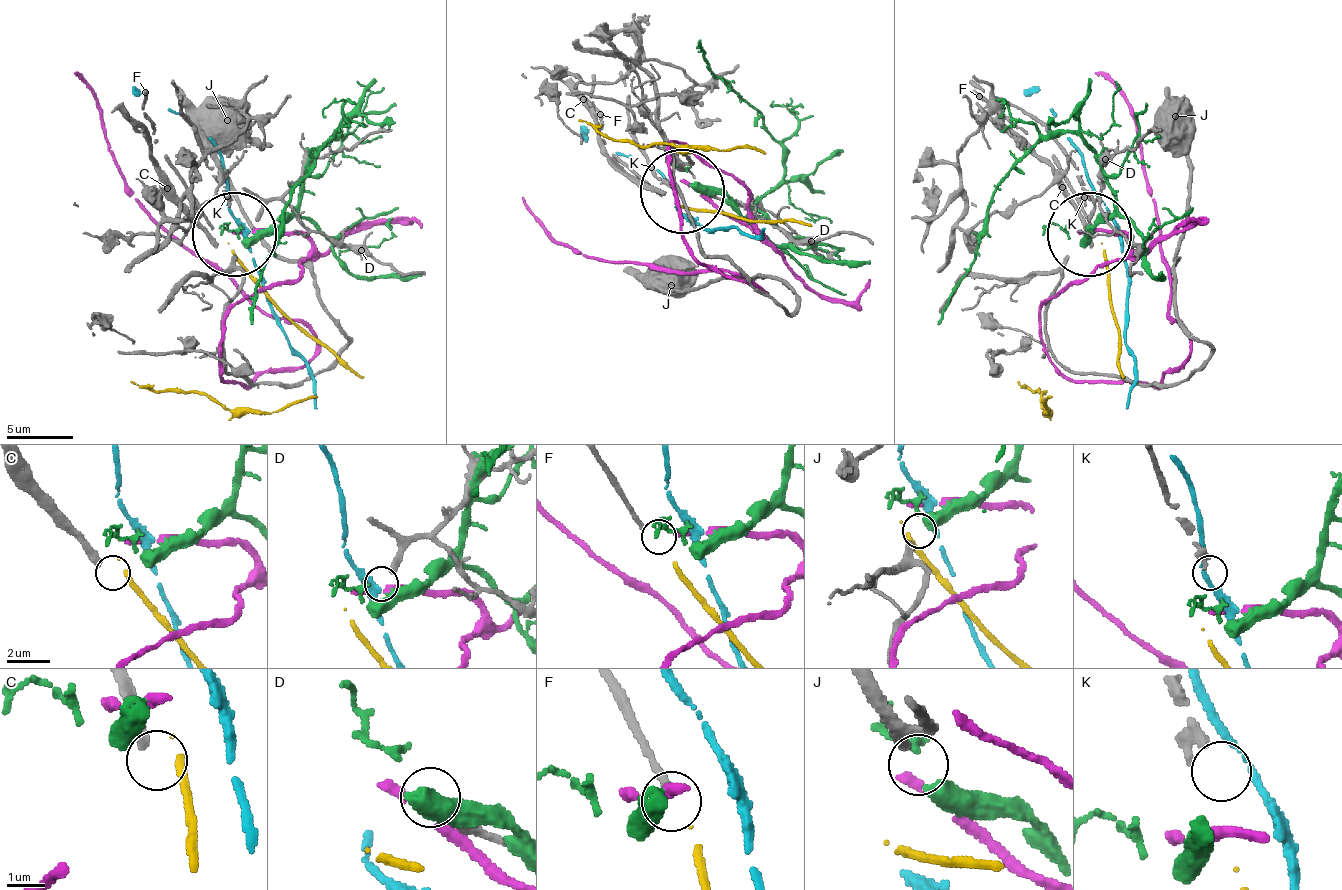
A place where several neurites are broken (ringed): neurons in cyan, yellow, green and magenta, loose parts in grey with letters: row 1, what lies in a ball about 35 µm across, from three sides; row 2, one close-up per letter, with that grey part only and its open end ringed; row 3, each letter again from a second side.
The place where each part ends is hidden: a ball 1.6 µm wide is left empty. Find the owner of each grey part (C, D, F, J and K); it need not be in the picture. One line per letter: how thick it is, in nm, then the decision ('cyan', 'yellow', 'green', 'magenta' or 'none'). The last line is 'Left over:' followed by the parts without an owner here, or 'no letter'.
C: 360 nm | none
D: 280 nm | none
F: 200 nm | yellow
J: 220 nm | green
K: 360 nm | none
Left over: C, D, K

